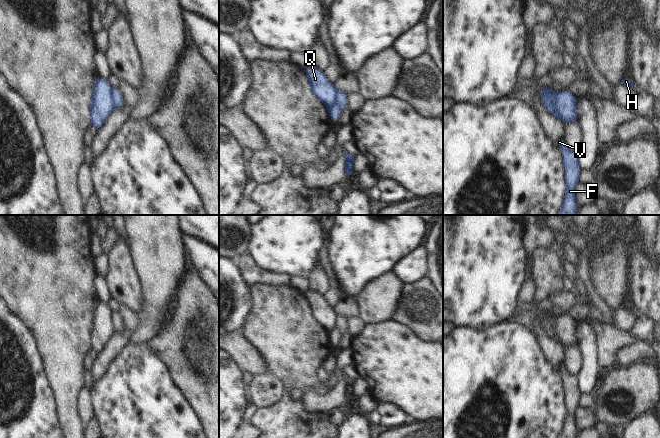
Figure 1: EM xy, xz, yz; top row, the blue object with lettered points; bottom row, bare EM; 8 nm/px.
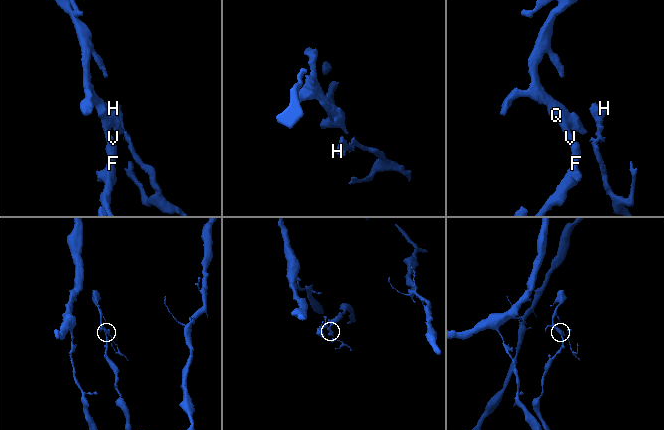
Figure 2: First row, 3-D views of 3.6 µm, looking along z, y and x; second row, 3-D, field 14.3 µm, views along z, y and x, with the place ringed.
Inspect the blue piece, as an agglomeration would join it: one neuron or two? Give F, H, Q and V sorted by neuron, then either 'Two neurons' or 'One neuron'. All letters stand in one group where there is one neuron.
Groups: F Q V / H. Two neurons

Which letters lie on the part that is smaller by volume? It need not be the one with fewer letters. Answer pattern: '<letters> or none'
H

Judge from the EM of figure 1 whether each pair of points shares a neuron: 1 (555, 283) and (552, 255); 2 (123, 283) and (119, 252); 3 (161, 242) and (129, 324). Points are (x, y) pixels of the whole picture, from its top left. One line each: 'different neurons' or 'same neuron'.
1: same neuron
2: same neuron
3: different neurons

